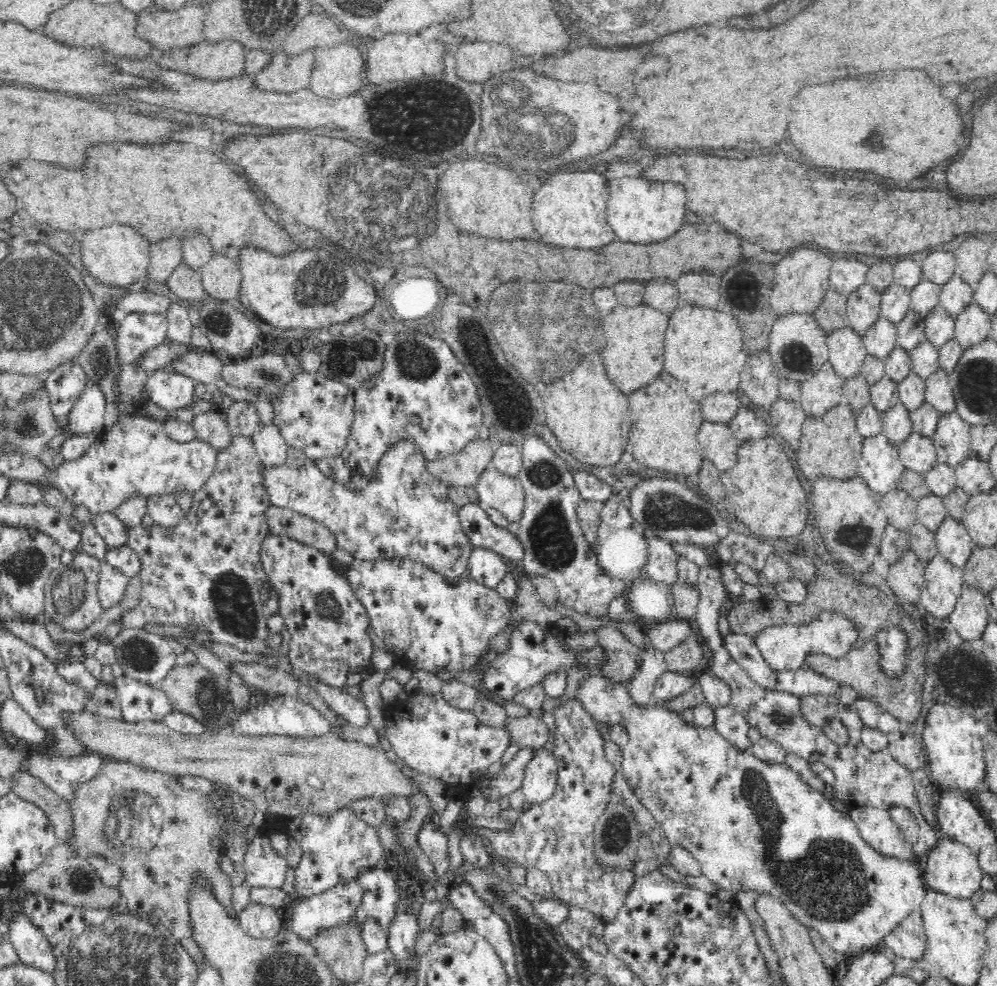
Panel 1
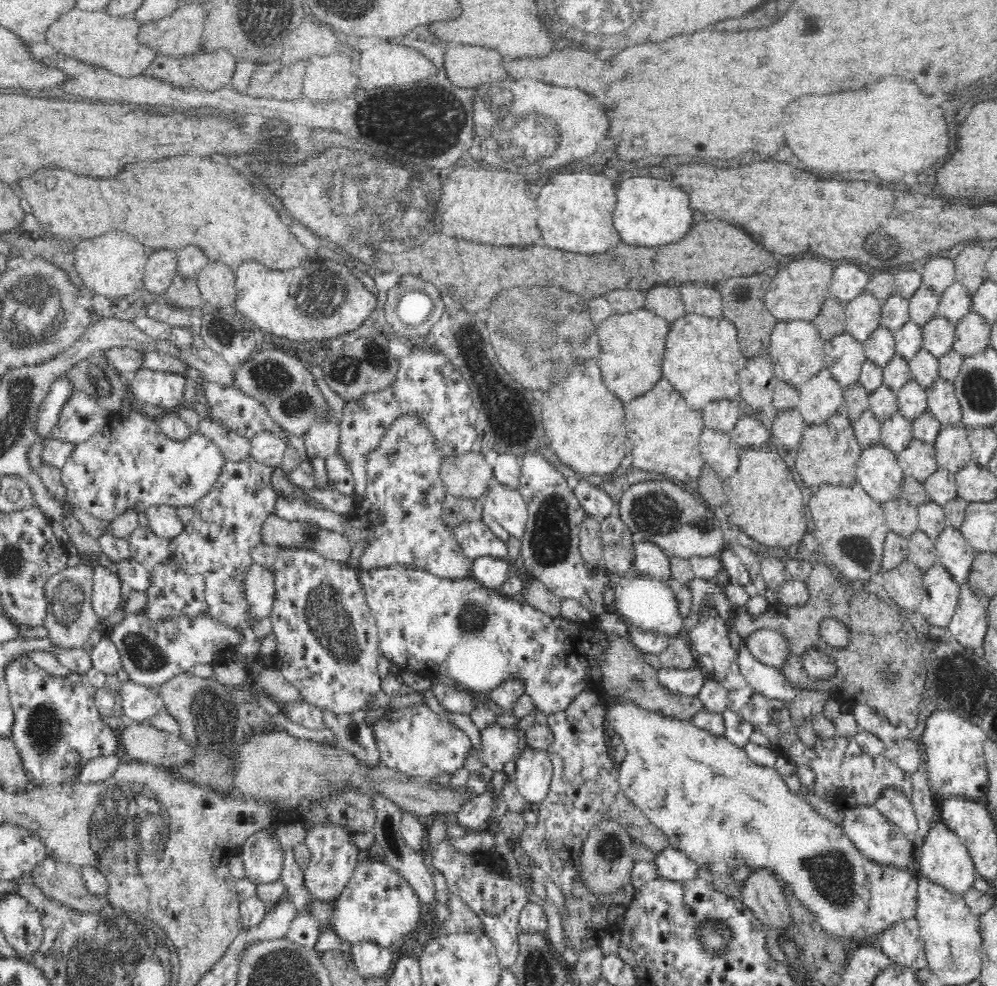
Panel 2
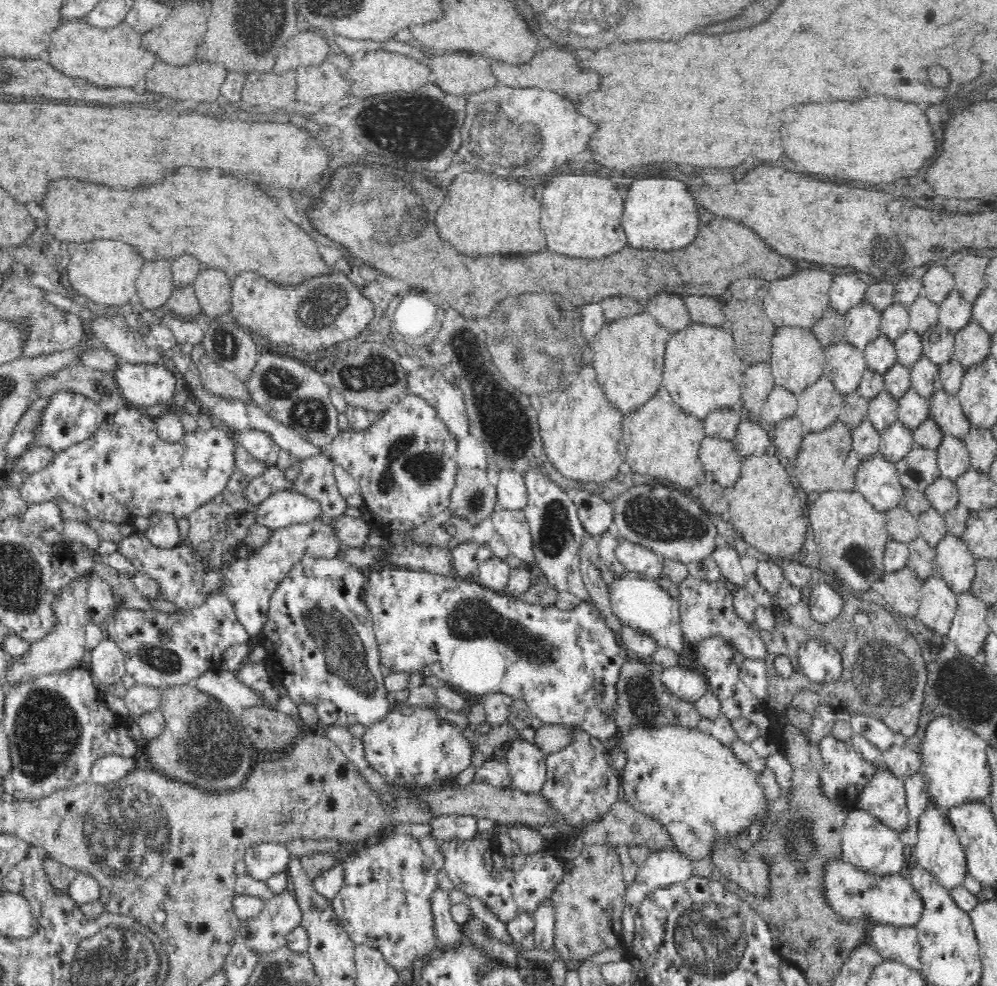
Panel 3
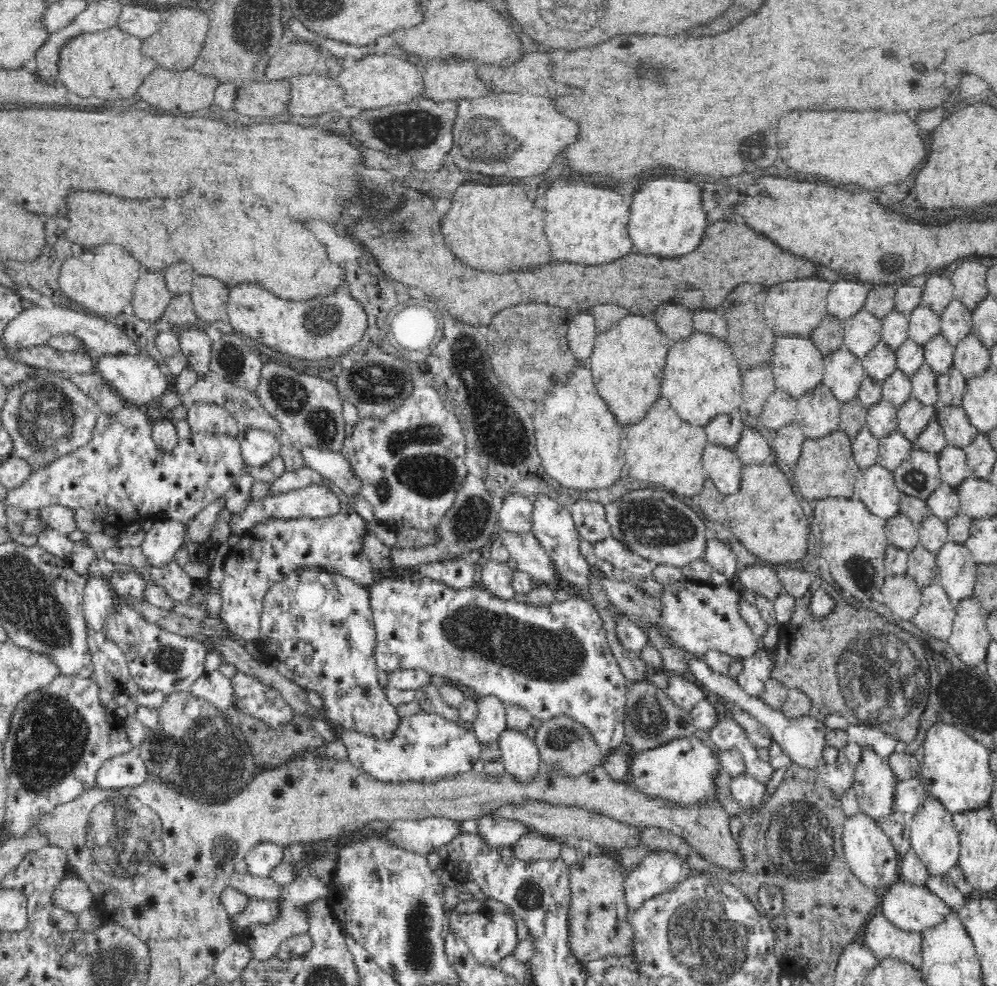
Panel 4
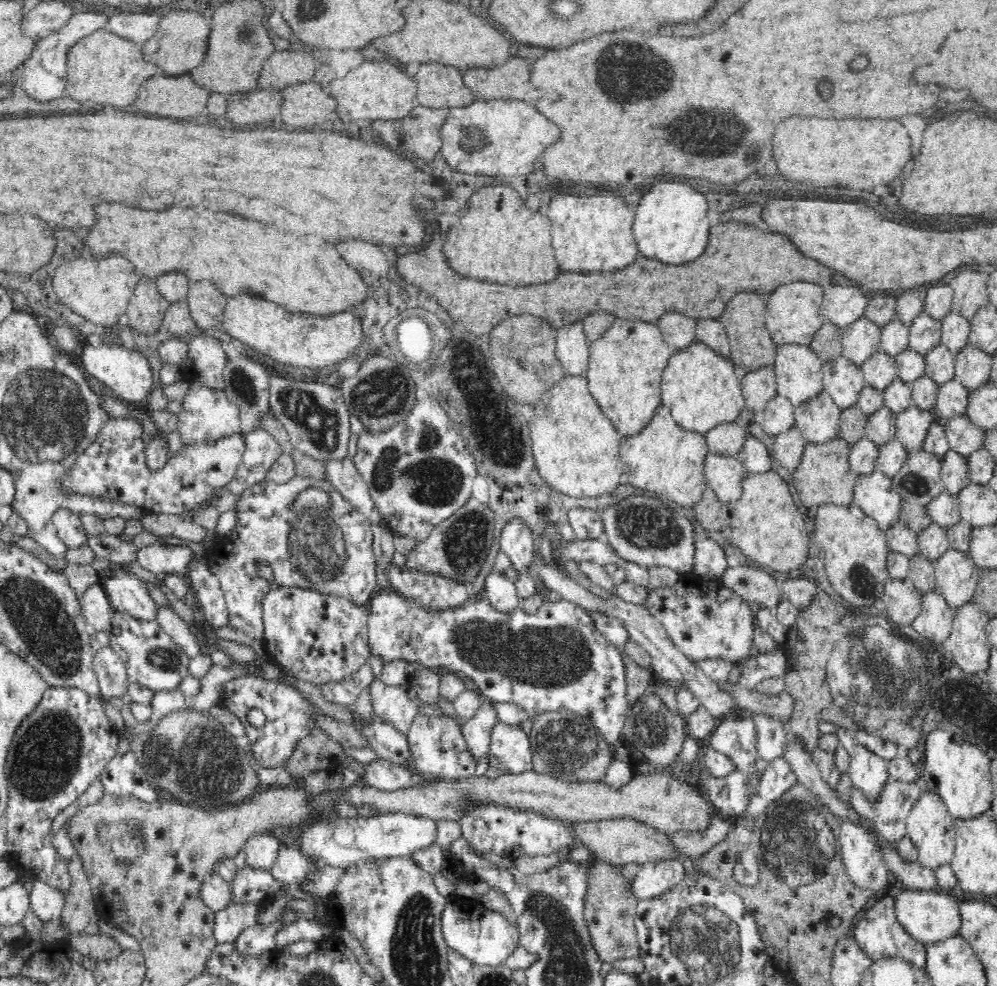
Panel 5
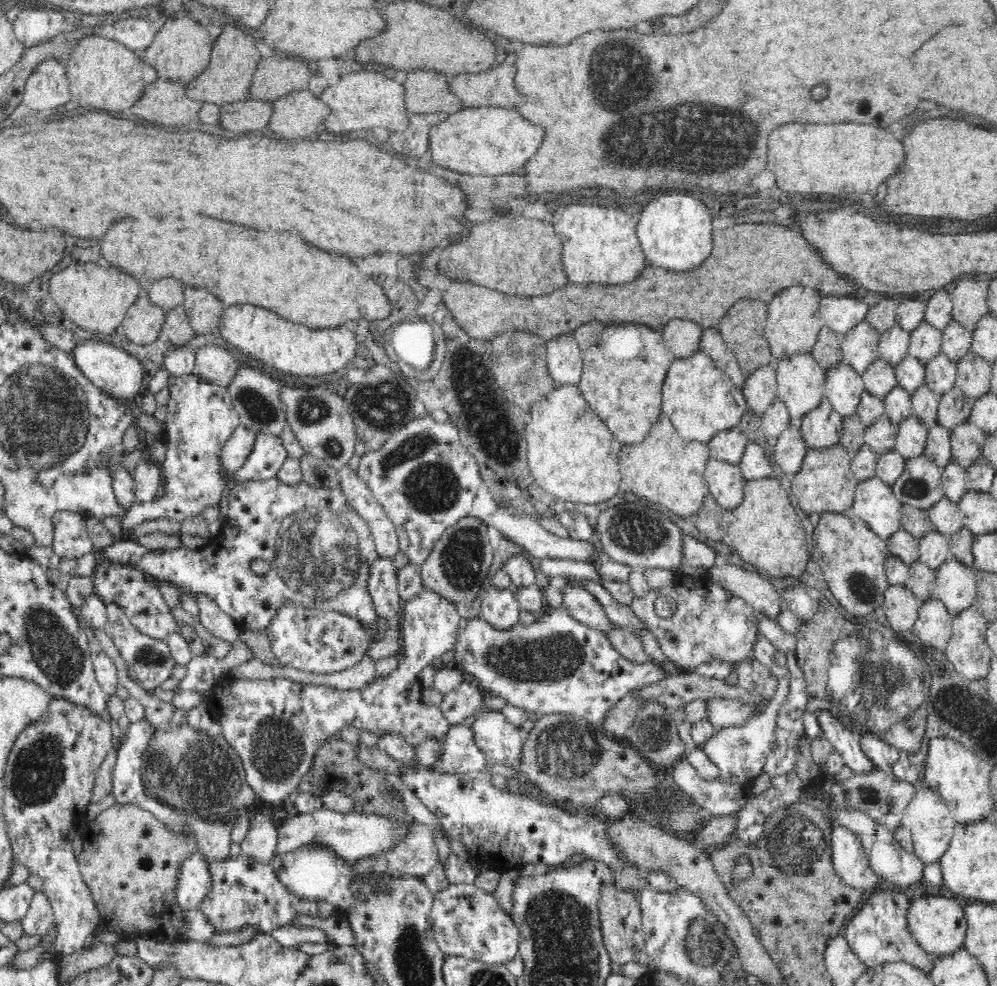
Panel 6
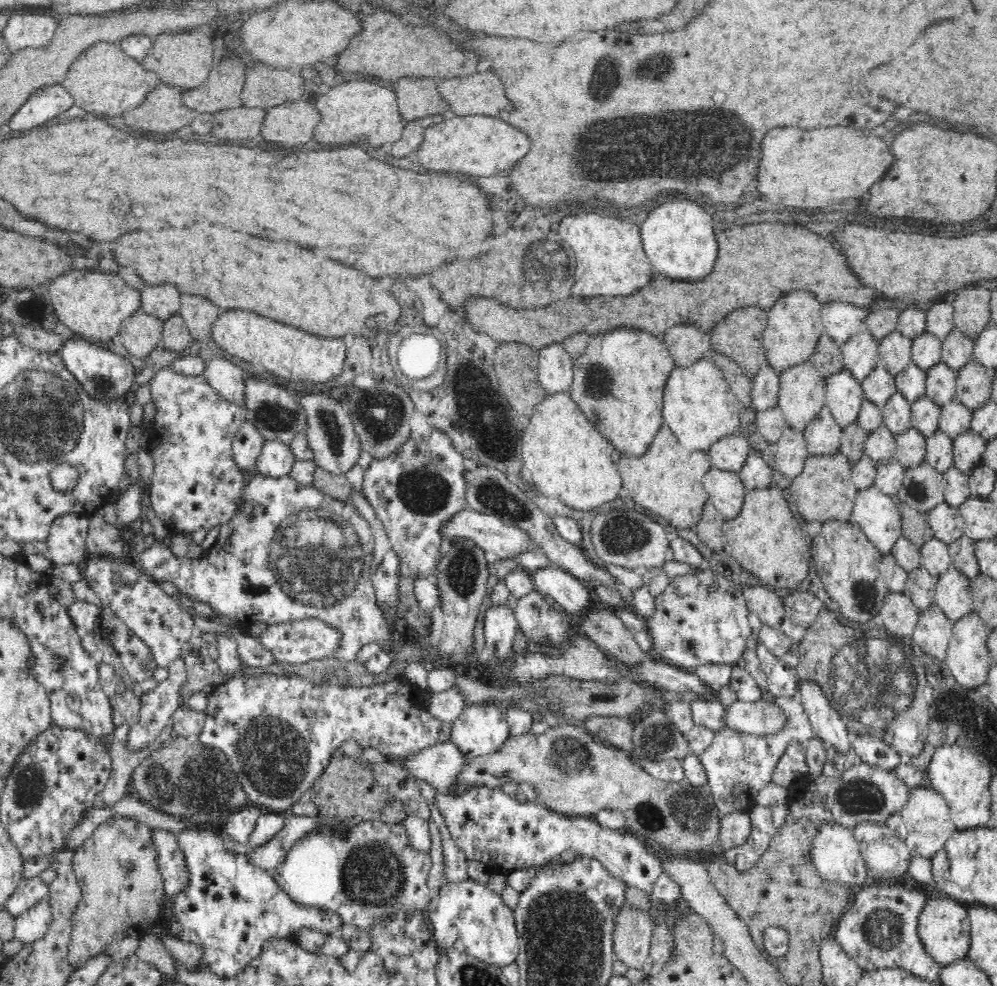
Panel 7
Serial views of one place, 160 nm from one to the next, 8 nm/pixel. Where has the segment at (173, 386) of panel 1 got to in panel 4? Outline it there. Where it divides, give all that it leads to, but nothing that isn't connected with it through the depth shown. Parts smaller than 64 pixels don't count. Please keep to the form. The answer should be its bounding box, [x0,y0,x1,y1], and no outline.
[95,355,173,406]

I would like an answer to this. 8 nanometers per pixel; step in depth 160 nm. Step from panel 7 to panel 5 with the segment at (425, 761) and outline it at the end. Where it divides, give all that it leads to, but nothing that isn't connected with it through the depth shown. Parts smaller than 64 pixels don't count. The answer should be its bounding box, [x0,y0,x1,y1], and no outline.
[462,697,498,757]

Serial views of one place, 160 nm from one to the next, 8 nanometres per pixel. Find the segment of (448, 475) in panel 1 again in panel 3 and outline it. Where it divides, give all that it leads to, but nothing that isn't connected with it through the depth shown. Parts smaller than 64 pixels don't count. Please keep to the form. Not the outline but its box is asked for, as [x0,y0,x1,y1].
[449,464,498,526]

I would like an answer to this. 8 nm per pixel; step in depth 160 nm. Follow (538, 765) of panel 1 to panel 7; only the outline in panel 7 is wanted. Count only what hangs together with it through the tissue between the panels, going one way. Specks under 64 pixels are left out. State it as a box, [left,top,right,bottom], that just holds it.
[450,702,511,760]

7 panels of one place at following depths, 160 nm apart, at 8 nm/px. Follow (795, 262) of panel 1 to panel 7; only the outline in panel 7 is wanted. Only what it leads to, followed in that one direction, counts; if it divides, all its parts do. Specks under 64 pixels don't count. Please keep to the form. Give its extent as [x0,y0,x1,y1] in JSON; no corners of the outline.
[763,290,825,371]

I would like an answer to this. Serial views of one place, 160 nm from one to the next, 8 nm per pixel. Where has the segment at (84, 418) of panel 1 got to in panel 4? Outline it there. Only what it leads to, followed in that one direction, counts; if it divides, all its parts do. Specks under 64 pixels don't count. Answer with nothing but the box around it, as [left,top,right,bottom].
[2,372,99,470]

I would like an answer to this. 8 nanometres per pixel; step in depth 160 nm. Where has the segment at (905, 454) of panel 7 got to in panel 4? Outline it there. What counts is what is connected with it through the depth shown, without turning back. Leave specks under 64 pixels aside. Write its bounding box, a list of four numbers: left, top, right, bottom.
[897,398,937,442]

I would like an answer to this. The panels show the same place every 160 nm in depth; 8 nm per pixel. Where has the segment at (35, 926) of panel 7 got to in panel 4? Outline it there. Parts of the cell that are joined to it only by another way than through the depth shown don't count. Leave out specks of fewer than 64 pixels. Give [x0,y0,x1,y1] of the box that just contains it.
[55,876,94,915]

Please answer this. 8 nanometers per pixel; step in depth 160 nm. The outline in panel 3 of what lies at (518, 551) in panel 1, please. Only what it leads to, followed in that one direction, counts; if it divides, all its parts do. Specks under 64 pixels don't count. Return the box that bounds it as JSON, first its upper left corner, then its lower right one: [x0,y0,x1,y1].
[452,540,492,578]

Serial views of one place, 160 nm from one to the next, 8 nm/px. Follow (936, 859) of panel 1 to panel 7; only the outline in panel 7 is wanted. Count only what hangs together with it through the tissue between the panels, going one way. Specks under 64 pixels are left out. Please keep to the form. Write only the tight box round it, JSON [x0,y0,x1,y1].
[900,784,956,859]

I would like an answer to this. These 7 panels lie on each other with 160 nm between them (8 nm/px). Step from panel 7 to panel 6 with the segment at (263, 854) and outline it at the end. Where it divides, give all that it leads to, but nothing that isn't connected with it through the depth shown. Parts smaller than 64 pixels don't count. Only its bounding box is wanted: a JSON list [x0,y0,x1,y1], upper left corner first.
[277,807,416,864]

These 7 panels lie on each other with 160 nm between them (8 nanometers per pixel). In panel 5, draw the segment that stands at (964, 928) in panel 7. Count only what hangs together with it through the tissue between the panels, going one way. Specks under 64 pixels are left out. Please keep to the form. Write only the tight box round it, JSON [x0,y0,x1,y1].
[892,887,961,945]

